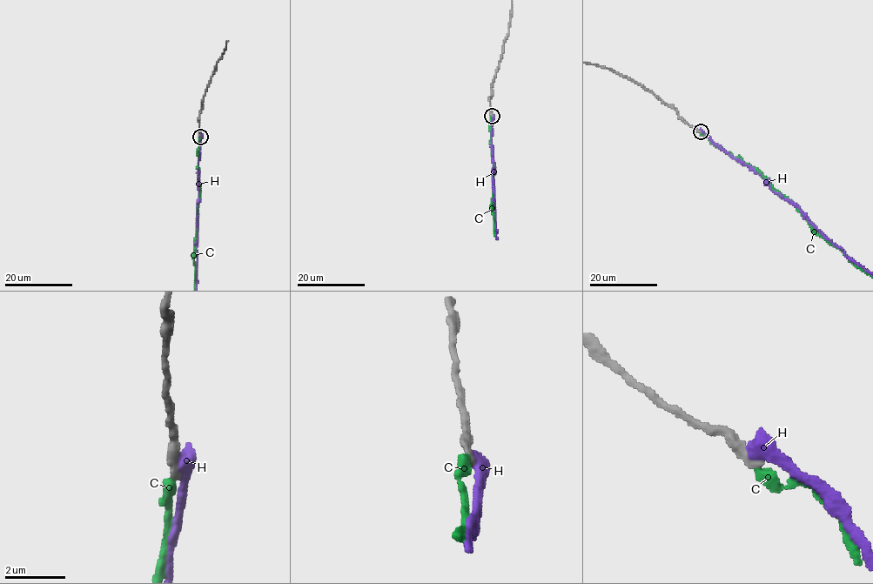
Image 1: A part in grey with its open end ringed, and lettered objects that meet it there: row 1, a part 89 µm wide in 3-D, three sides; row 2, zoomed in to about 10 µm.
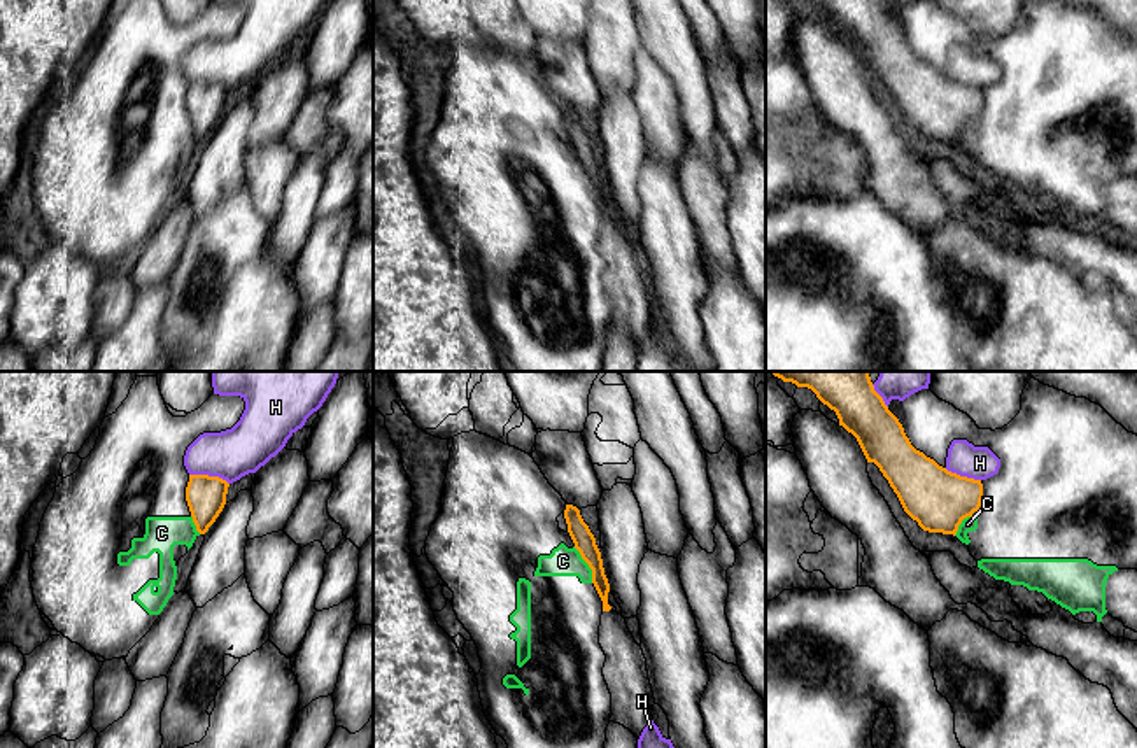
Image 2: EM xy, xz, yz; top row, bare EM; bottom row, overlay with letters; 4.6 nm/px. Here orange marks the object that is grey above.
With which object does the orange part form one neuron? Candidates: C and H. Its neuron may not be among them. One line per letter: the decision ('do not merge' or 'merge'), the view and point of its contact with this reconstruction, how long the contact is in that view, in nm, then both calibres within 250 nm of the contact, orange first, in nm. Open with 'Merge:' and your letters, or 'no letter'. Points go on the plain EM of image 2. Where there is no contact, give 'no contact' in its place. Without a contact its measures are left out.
Merge: no letter
C: do not merge | xz (587, 170) | 190 nm | 100/140 nm
H: do not merge | xy (207, 83) | 190 nm | 180/220 nm

